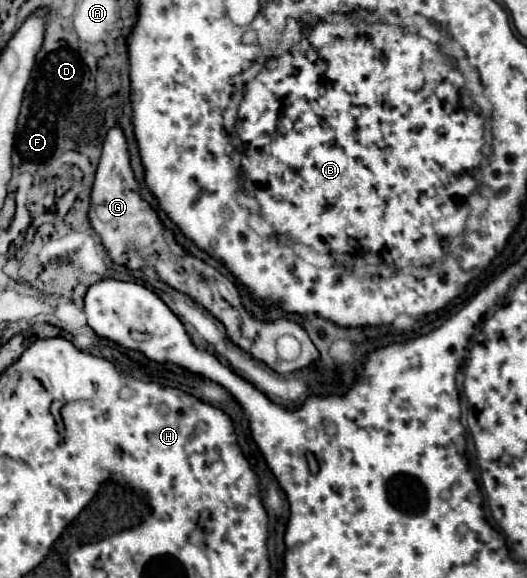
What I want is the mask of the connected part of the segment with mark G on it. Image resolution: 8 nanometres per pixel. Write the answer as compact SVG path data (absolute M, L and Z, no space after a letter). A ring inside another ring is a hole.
M114 125L102 147L100 165L96 171L94 187L92 187L92 207L90 207L90 221L94 231L100 235L104 247L108 249L110 257L118 265L126 265L130 269L138 269L142 265L152 265L158 271L158 277L168 283L170 287L190 295L194 301L204 305L216 319L220 319L228 331L228 337L242 347L244 351L252 353L256 359L264 361L276 373L292 373L296 369L308 367L312 361L318 359L318 351L310 341L308 333L292 319L280 317L276 321L256 319L252 313L246 311L240 299L240 291L234 281L222 275L212 265L204 263L202 259L190 255L174 237L170 229L158 219L158 213L142 199L138 191L138 181L130 167L130 153L124 131L120 125ZM282 335L292 335L302 343L302 353L296 361L282 361L276 353L276 341Z

